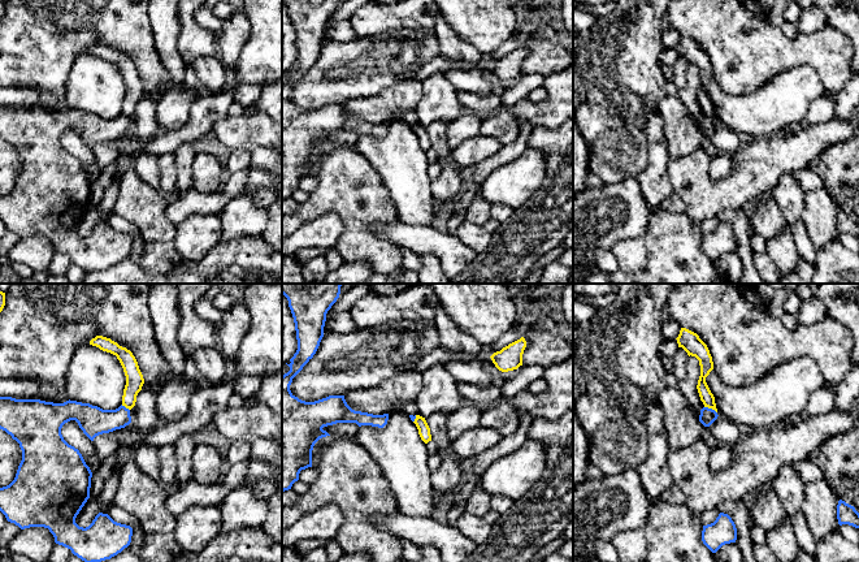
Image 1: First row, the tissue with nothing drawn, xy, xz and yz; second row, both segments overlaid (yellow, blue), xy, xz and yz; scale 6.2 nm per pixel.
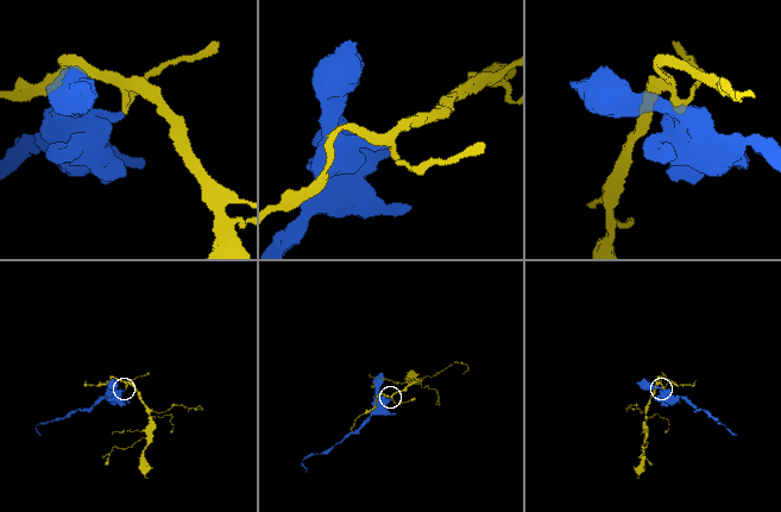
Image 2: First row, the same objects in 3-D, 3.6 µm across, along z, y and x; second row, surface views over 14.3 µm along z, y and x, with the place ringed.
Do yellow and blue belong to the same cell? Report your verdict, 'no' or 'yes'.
no

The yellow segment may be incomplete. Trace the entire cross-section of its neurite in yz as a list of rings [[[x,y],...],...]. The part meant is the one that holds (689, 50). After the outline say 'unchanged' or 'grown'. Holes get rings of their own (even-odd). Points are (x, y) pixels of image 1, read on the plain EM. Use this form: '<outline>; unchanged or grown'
[[[681,36],[678,46],[676,47],[678,56],[682,56],[687,64],[695,65],[699,69],[700,85],[698,88],[698,101],[704,116],[712,117],[717,121],[715,105],[711,101],[706,86],[713,78],[712,65],[707,53],[699,47],[699,44],[686,36]]]; unchanged

